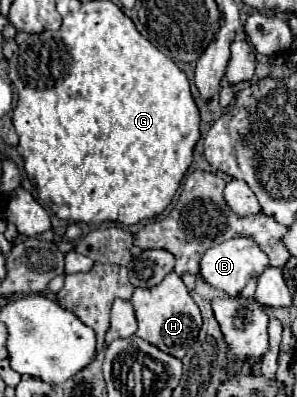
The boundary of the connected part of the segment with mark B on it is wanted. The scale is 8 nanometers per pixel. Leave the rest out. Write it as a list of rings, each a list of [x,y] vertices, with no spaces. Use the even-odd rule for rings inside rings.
[[[232,238],[232,240],[226,240],[218,246],[212,246],[210,250],[206,250],[206,254],[202,256],[200,260],[200,276],[210,284],[214,286],[216,290],[222,290],[230,296],[236,296],[238,292],[242,292],[242,288],[246,286],[248,278],[252,274],[262,274],[264,268],[268,266],[268,256],[258,248],[258,244],[250,238]]]

